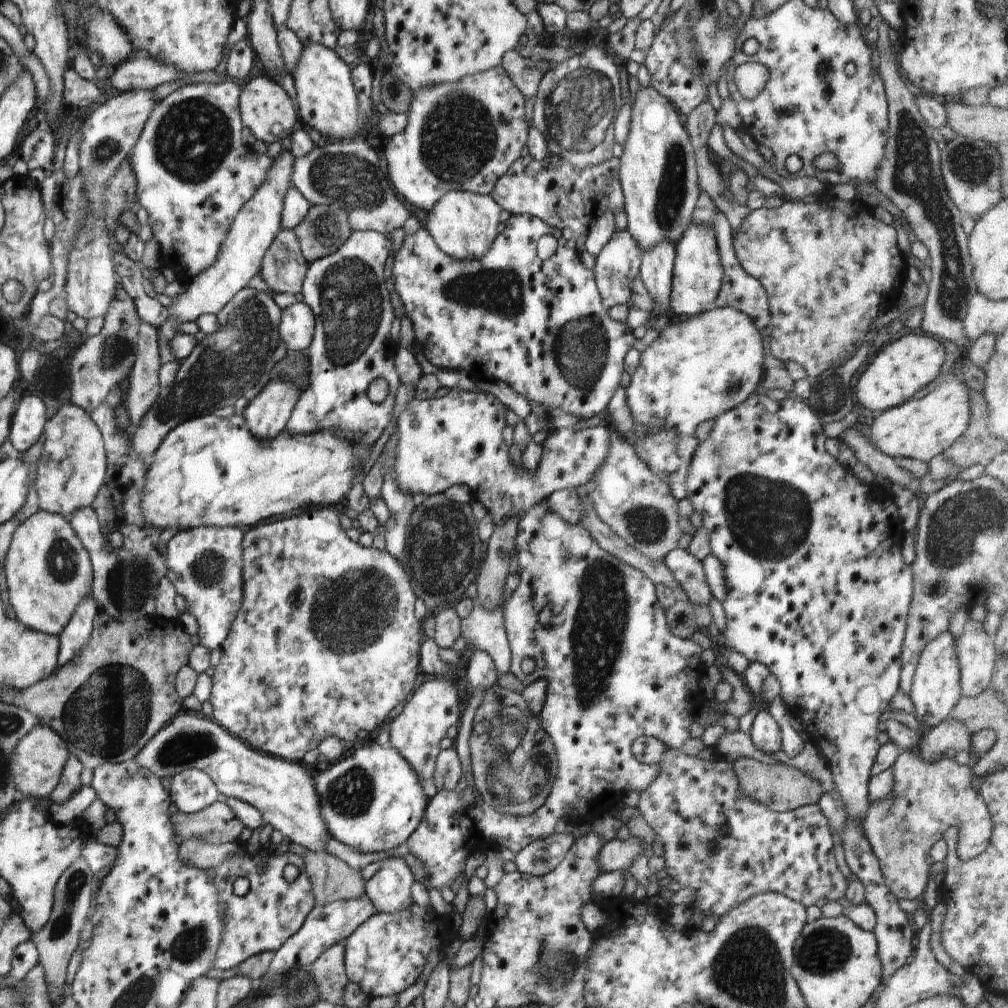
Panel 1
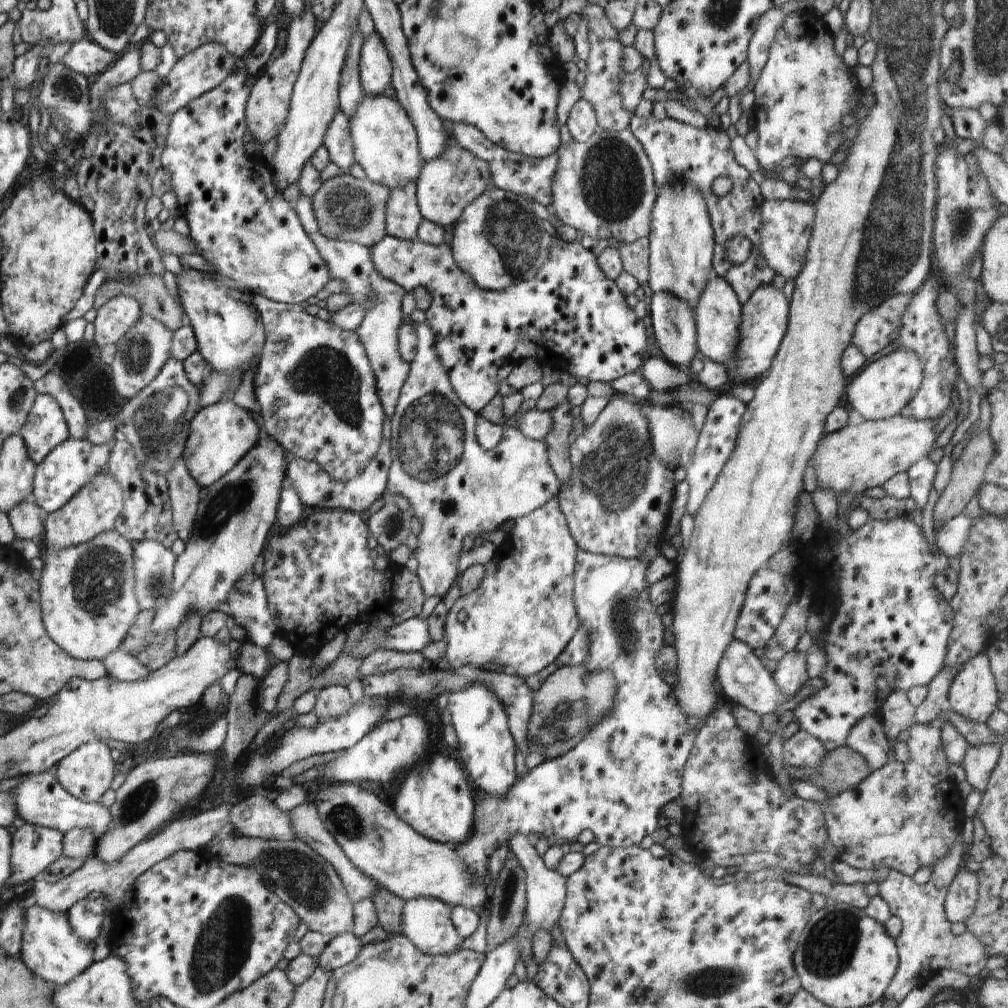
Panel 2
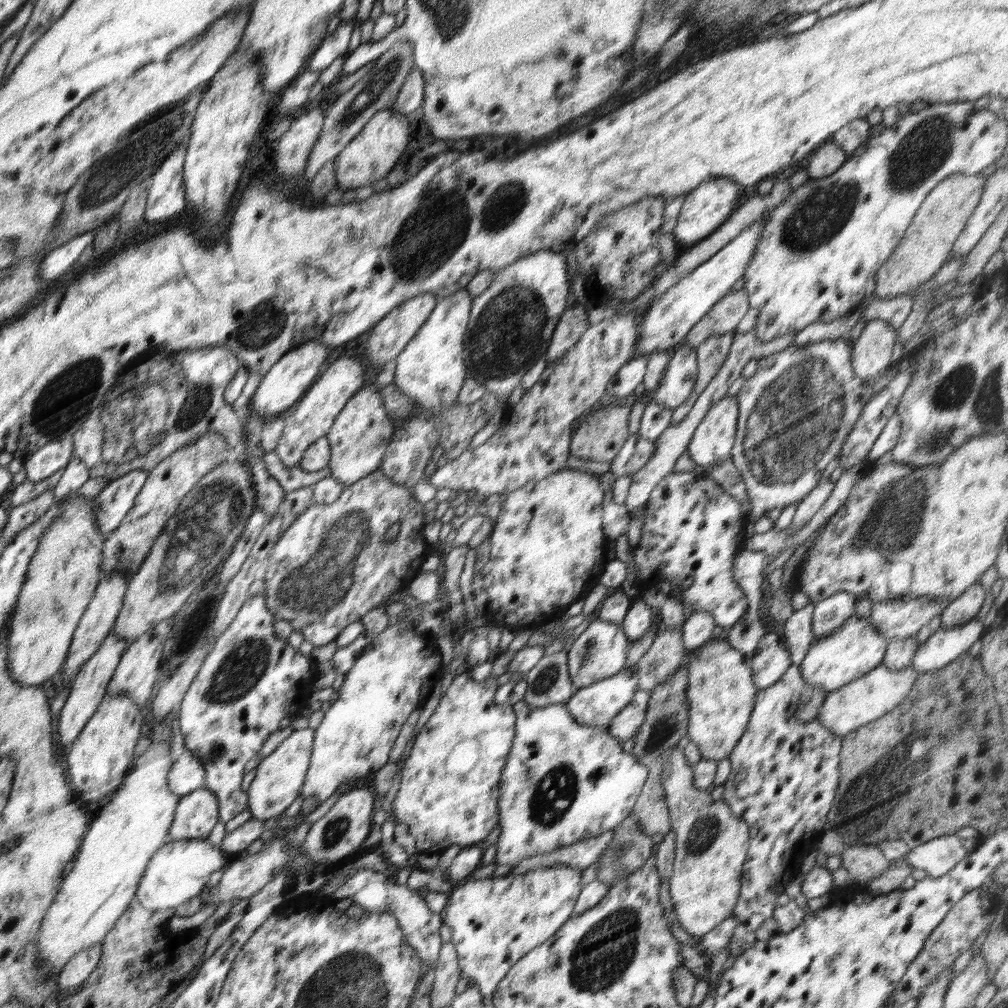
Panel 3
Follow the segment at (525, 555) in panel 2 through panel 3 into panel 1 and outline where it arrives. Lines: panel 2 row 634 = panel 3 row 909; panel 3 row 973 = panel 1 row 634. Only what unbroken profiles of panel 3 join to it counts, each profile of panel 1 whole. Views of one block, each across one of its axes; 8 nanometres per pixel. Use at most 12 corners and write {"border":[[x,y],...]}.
{"border":[[474,604],[461,620],[472,652],[488,653],[498,674],[512,662],[502,612]]}

